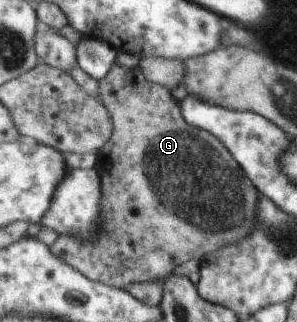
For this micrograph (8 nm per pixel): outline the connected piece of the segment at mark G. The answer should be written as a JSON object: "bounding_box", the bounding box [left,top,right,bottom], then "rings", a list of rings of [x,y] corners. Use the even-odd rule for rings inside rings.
{"bounding_box":[50,64,259,290],"rings":[[[117,64],[99,83],[102,102],[115,121],[111,140],[102,149],[96,166],[102,181],[103,198],[99,215],[105,215],[105,231],[101,229],[95,241],[93,237],[83,239],[59,235],[50,244],[55,257],[61,257],[93,281],[125,290],[131,283],[153,279],[153,259],[157,265],[163,265],[165,261],[167,269],[169,259],[175,263],[191,259],[200,263],[219,250],[237,247],[237,243],[255,231],[255,225],[259,223],[259,189],[230,149],[217,137],[185,121],[180,104],[175,103],[175,97],[167,87],[151,83],[140,67],[127,69]]]}

